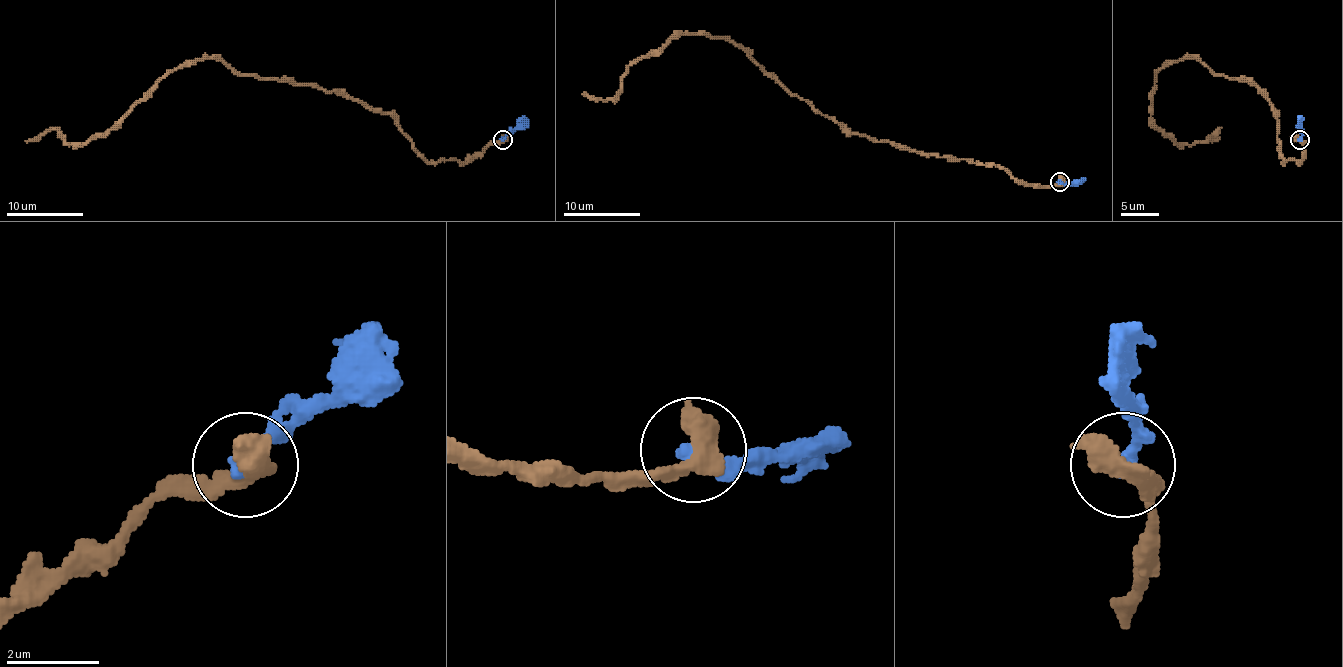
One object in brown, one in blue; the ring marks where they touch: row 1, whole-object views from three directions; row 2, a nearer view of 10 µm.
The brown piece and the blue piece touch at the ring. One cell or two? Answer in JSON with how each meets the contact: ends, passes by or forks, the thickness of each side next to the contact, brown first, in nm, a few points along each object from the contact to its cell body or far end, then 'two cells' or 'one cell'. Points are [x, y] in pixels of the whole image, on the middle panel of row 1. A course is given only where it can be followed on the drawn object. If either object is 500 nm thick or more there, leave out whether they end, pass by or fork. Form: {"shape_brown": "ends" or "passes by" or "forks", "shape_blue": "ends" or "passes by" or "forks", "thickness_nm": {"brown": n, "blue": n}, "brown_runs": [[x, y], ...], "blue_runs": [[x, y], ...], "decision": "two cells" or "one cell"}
{"thickness_nm": {"brown": 600, "blue": 360}, "brown_runs": [[1060, 182], [1028, 186], [1003, 168], [850, 134], [723, 38], [676, 32], [628, 67], [612, 98], [582, 94]], "blue_runs": [[1060, 182], [1076, 184], [1085, 180]], "decision": "two cells"}

